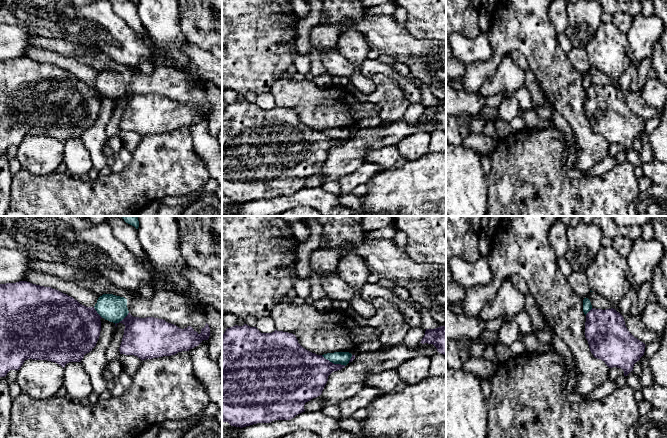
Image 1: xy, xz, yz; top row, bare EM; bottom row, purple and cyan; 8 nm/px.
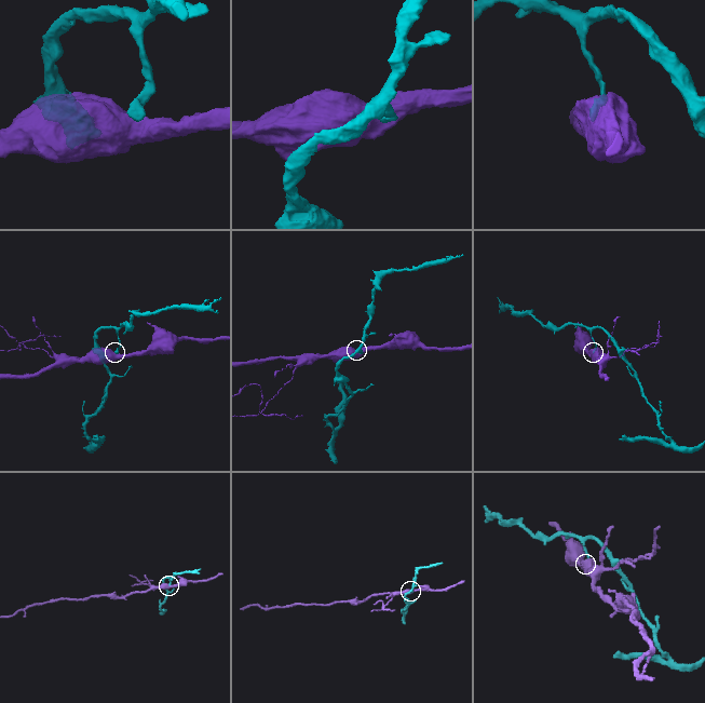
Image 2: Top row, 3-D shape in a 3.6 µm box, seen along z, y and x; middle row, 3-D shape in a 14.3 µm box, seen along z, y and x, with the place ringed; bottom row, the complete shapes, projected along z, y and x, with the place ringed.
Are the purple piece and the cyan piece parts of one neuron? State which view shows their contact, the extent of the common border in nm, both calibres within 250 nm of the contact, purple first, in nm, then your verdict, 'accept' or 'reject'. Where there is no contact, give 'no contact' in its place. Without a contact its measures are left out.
contact in xz; length 220 nm; calibres 380 and 110 nm; reject

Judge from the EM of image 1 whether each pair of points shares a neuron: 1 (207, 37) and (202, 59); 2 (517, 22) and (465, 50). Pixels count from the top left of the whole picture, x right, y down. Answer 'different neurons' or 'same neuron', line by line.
1: different neurons
2: different neurons

